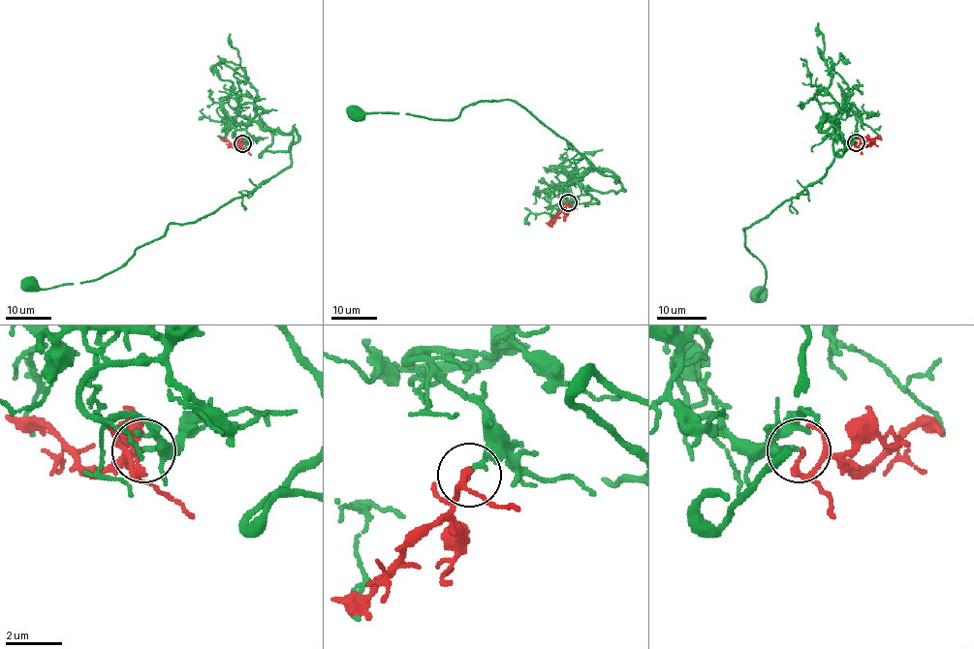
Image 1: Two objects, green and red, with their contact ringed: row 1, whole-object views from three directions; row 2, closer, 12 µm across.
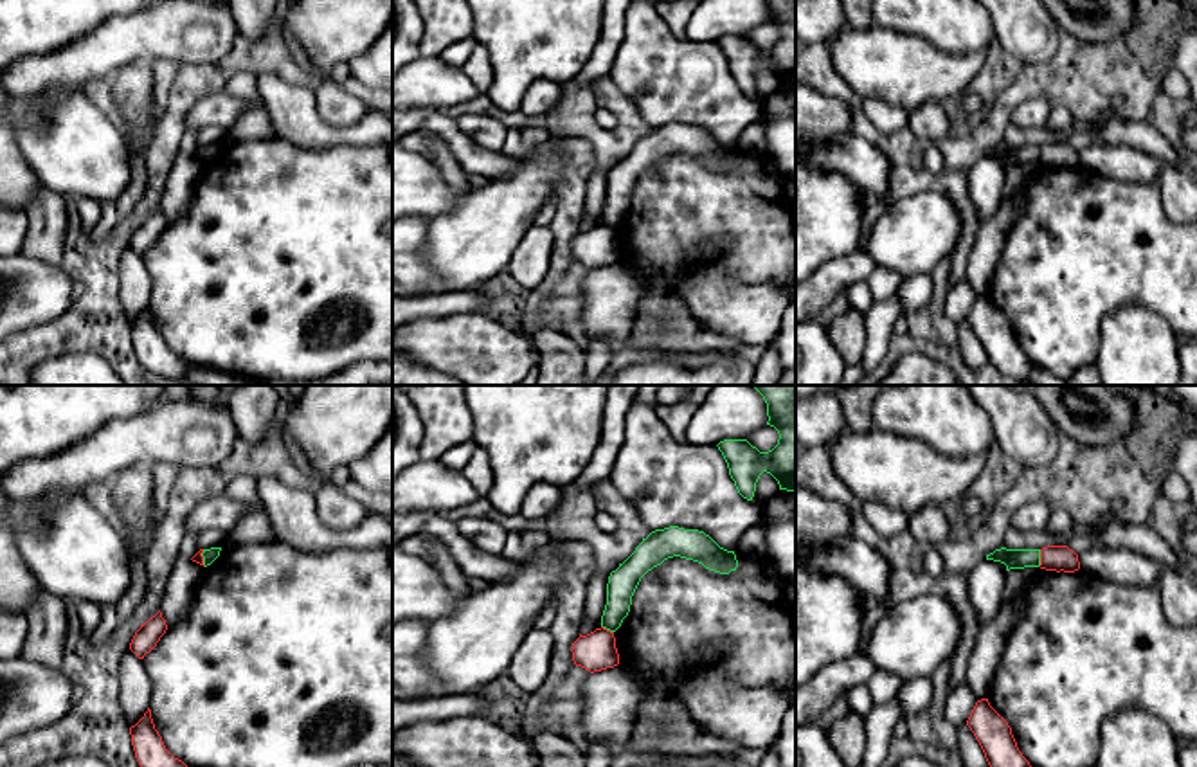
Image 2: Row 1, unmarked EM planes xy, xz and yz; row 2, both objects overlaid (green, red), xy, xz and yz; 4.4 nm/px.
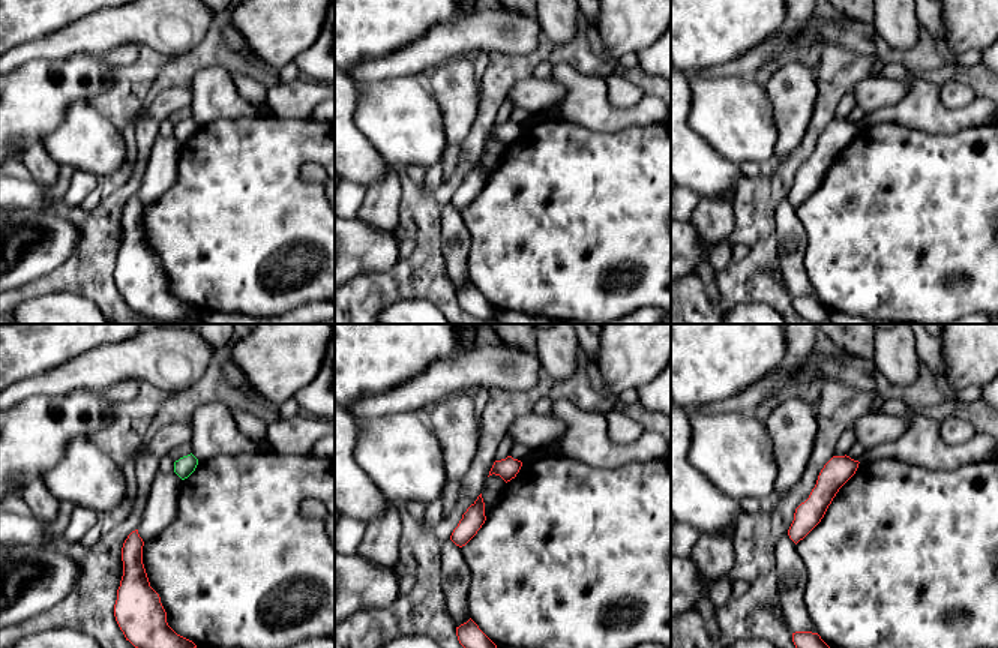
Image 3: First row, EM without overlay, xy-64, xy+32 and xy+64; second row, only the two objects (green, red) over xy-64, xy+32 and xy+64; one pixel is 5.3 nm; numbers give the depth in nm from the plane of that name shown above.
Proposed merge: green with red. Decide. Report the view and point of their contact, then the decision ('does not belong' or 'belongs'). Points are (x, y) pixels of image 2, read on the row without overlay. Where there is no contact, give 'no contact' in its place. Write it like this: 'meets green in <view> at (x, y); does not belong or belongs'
meets green in yz at (1039, 155); does not belong

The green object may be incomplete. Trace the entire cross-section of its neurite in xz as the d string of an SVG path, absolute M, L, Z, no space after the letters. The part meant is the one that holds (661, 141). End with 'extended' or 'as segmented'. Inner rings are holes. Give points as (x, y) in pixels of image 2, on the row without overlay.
M679 122L655 126L610 169L601 223L616 229L630 209L632 193L641 175L673 153L698 158L706 166L720 171L729 171L738 164L734 148L720 144L704 128Z | as segmented

